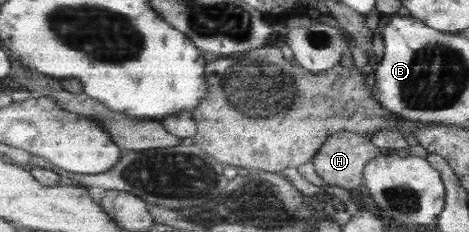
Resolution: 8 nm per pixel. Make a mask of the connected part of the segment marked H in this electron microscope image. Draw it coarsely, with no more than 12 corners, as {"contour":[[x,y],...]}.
{"contour":[[329,136],[312,160],[330,186],[356,189],[381,154],[369,136]]}

